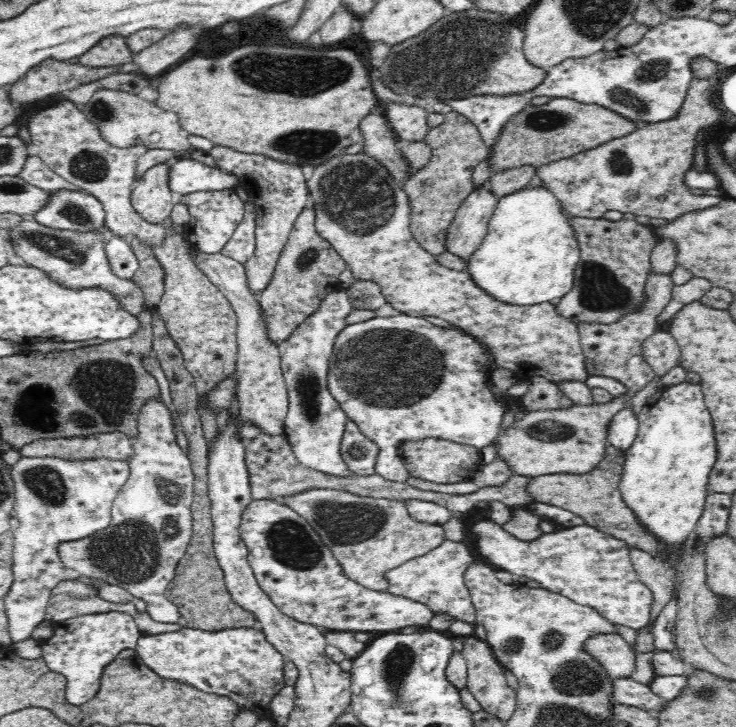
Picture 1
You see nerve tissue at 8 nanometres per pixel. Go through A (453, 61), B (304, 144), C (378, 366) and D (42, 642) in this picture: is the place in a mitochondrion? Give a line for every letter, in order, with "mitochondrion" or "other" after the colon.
A: mitochondrion
B: mitochondrion
C: mitochondrion
D: other

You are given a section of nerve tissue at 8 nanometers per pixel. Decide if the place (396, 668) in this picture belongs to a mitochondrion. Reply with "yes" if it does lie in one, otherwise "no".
yes

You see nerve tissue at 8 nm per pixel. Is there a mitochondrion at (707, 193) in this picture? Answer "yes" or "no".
no

